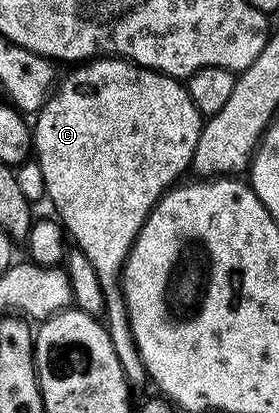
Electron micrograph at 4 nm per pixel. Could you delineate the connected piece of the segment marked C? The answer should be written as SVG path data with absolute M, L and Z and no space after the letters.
M94 57L83 63L77 64L73 73L63 74L62 80L53 88L52 93L48 96L48 102L42 106L40 112L35 114L34 128L32 129L32 144L34 146L34 159L42 167L42 179L46 179L46 197L56 208L55 216L63 225L65 234L70 238L71 244L82 255L86 255L86 259L90 259L90 267L94 267L96 278L100 284L100 290L104 292L104 307L102 310L102 320L108 327L108 334L114 343L114 351L118 354L118 363L122 363L122 371L126 371L126 379L128 385L132 389L133 394L140 395L144 388L149 388L150 382L148 372L142 363L142 355L136 346L134 339L134 331L130 327L130 315L126 307L126 299L124 298L124 286L122 284L122 274L124 272L124 264L132 250L132 244L136 242L136 236L140 234L140 229L146 223L146 219L150 215L150 211L156 206L160 196L169 189L173 188L181 180L180 173L188 173L192 156L194 155L194 147L198 147L198 135L202 124L202 114L198 111L198 107L194 107L194 103L188 94L187 84L183 80L171 77L165 73L159 73L153 69L147 69L141 65L136 65L133 61L125 61L123 57Z

